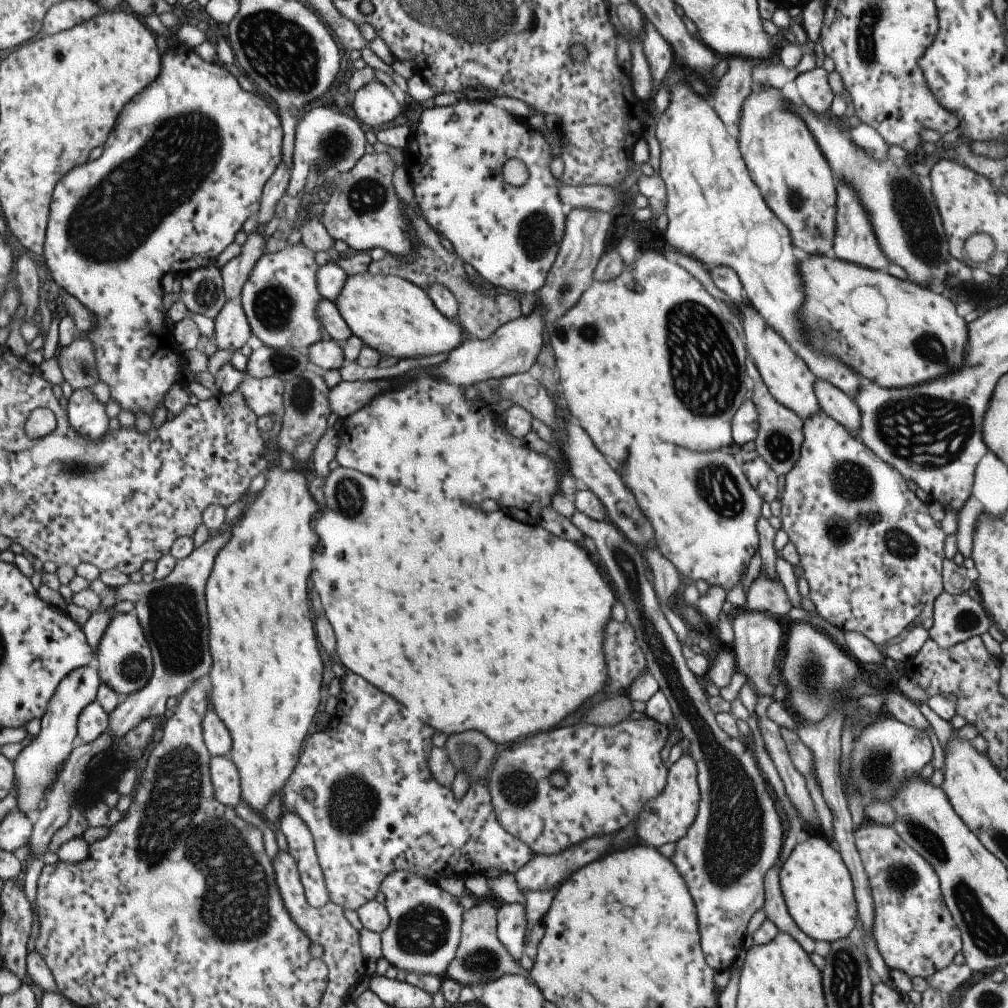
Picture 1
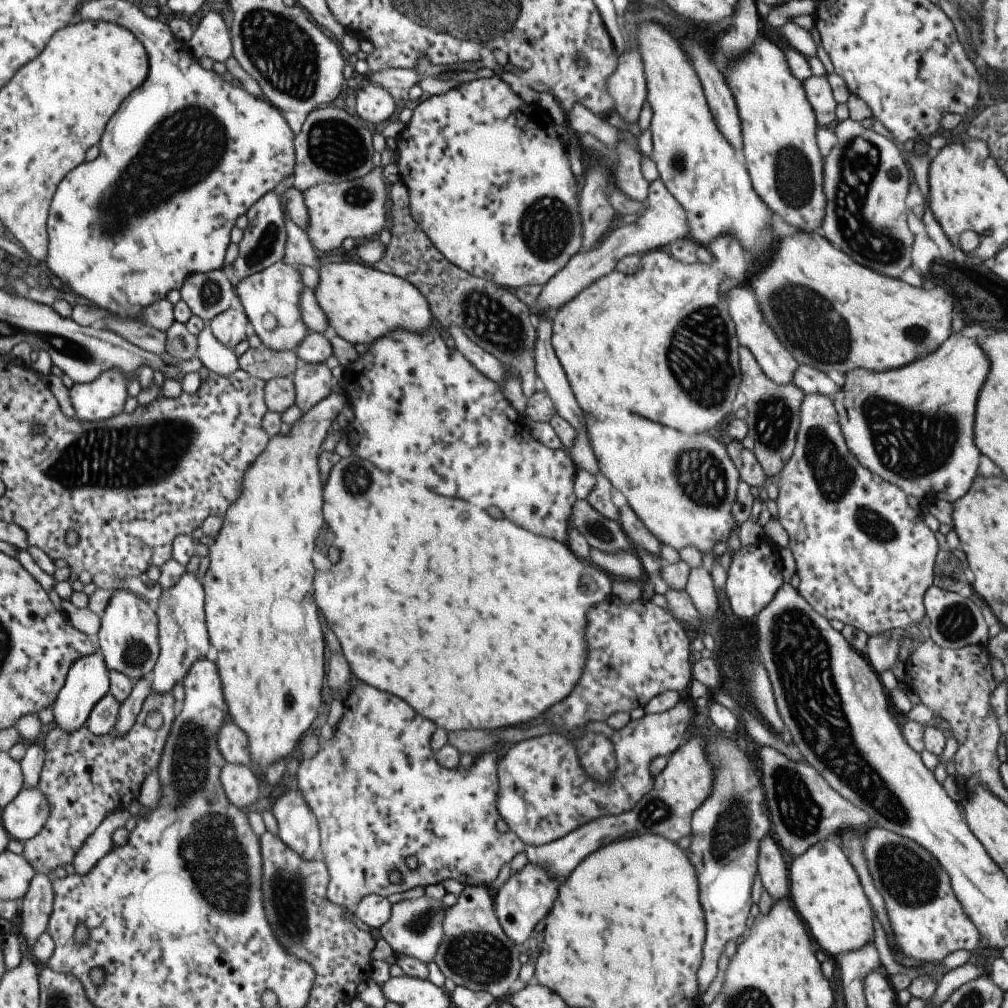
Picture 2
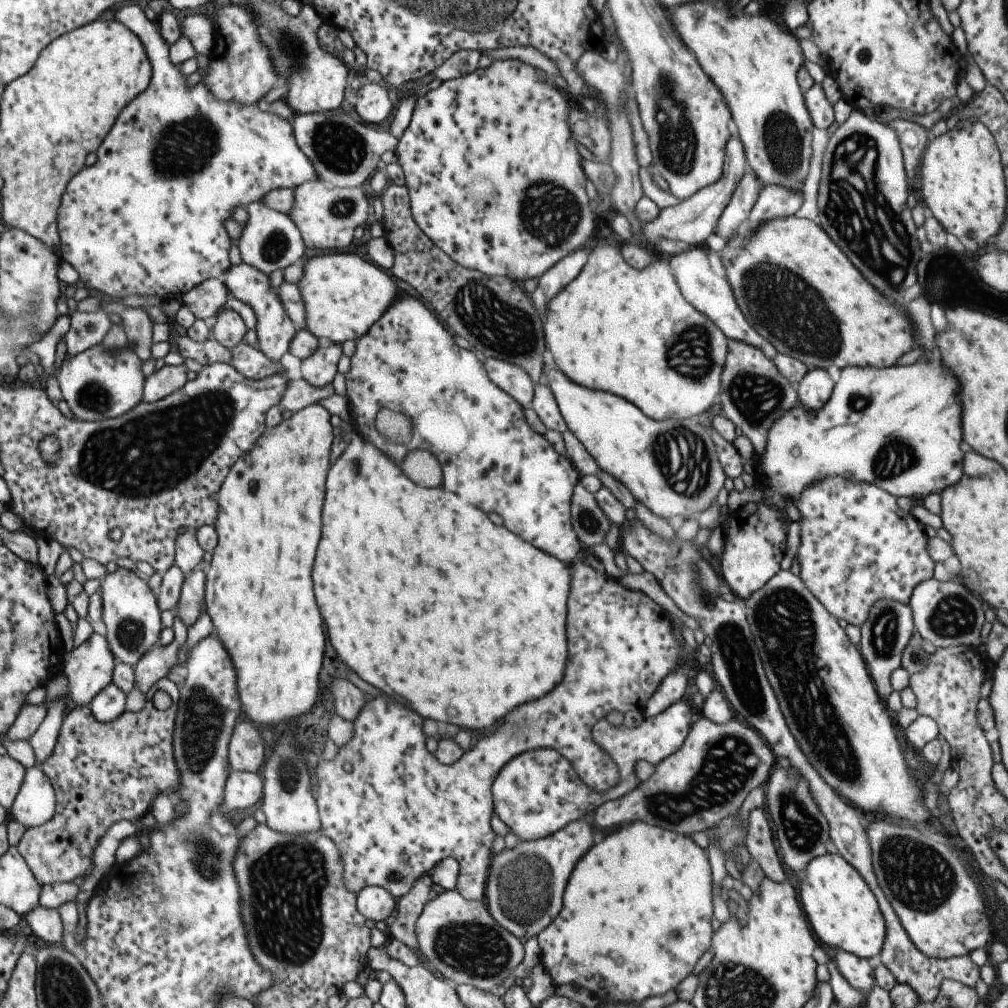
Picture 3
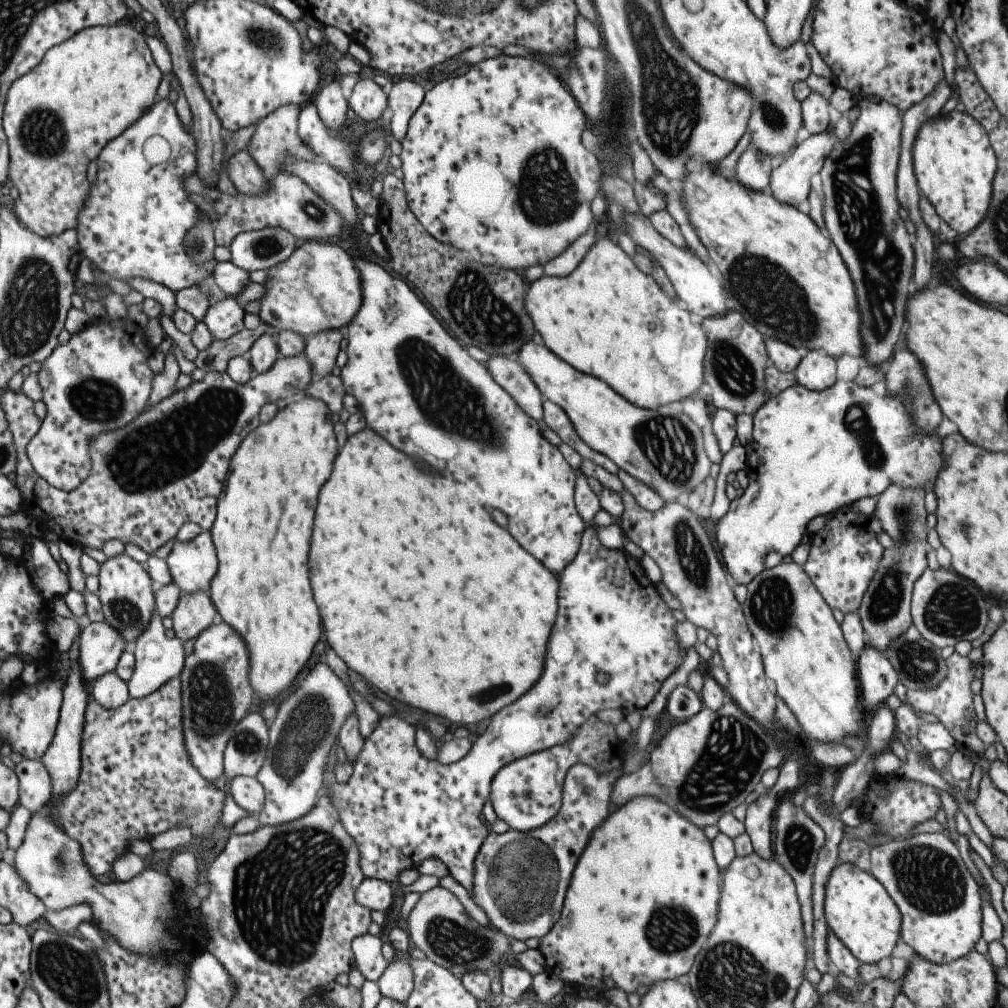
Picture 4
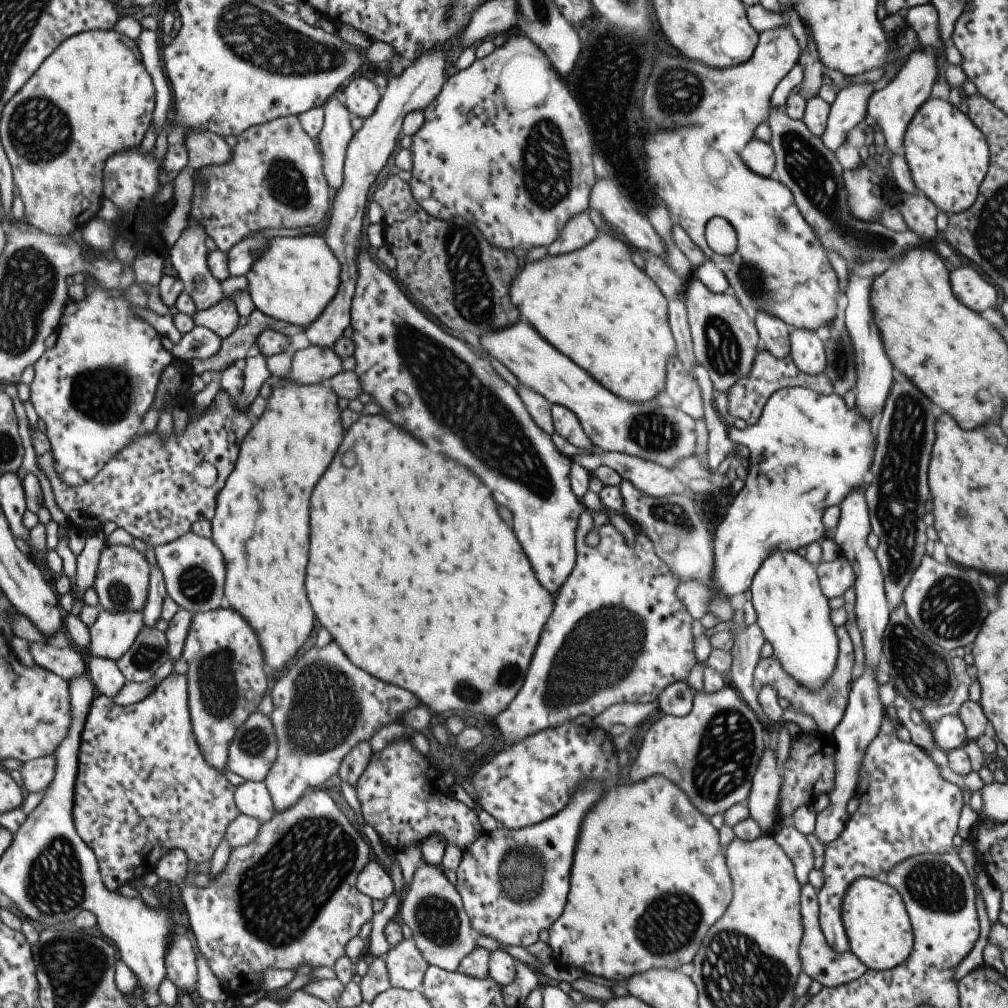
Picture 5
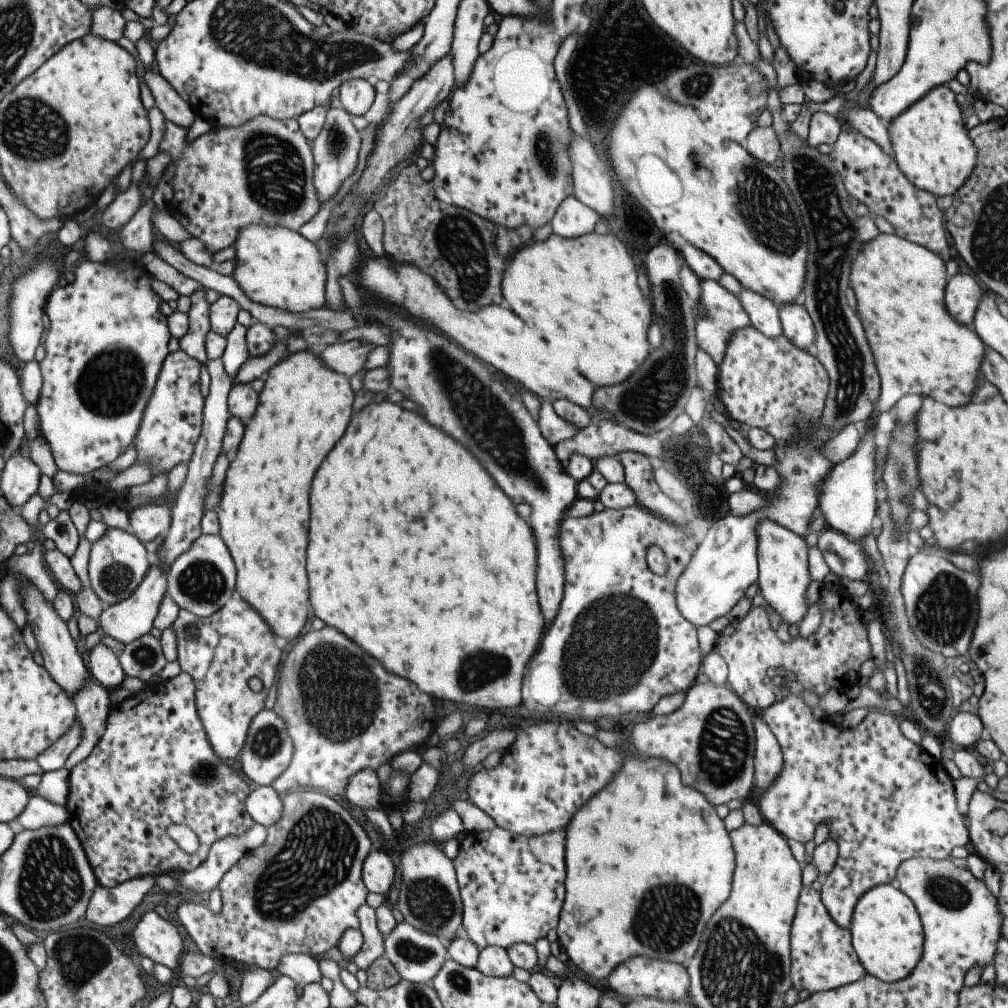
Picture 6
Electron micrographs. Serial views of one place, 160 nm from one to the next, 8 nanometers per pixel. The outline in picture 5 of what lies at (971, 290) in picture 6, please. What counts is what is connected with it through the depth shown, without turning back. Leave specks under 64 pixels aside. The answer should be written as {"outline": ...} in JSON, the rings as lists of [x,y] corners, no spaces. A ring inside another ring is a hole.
{"outline":[[[960,262],[948,271],[951,292],[969,310],[976,313],[994,308],[997,292],[990,282],[985,282],[977,270],[967,262]]]}

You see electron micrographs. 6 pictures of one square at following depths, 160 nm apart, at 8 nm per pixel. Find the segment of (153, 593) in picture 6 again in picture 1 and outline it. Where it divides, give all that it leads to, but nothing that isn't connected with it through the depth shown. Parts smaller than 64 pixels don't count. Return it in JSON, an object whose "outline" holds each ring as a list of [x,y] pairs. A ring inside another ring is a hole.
{"outline":[[[86,665],[67,674],[67,677],[59,682],[58,688],[47,704],[47,709],[43,712],[39,732],[34,737],[28,737],[23,750],[17,752],[15,758],[11,760],[14,779],[17,781],[17,785],[13,787],[17,788],[15,809],[23,812],[23,816],[27,816],[29,810],[42,808],[46,792],[55,783],[57,774],[73,749],[79,710],[95,701],[95,694],[101,684],[94,665]]]}

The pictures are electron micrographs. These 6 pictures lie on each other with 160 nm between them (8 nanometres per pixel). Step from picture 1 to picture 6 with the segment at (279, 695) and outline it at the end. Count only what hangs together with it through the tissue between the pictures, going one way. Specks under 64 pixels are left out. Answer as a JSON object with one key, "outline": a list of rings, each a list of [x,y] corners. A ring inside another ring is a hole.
{"outline":[[[308,346],[307,350],[287,353],[284,359],[266,372],[263,388],[258,393],[257,408],[249,422],[244,424],[242,438],[235,458],[226,468],[215,508],[220,528],[218,535],[228,548],[237,574],[235,592],[261,614],[277,636],[283,636],[279,638],[282,644],[283,640],[286,643],[301,632],[309,614],[305,546],[311,478],[325,454],[341,438],[353,404],[353,392],[347,378],[327,370],[318,354],[311,352],[313,348]]]}

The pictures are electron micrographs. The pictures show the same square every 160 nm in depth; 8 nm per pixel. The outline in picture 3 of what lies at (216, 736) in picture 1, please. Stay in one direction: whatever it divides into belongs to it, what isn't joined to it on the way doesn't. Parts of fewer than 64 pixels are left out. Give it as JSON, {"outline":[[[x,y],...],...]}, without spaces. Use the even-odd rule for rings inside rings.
{"outline":[[[247,718],[237,720],[227,745],[231,770],[250,773],[259,770],[265,758],[264,742],[259,729]]]}

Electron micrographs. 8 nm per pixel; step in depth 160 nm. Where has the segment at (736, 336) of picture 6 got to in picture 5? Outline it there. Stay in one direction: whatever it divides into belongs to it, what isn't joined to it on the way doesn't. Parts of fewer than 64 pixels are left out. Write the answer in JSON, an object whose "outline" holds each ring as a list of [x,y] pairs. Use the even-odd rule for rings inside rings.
{"outline":[[[762,347],[754,354],[750,373],[747,373],[744,379],[739,379],[734,385],[731,385],[730,389],[727,389],[726,412],[734,420],[741,419],[748,426],[754,425],[760,417],[763,405],[771,394],[787,387],[805,387],[822,395],[828,395],[832,392],[830,380],[824,372],[813,376],[805,374],[794,365],[790,355],[785,355],[783,358],[774,357]]]}

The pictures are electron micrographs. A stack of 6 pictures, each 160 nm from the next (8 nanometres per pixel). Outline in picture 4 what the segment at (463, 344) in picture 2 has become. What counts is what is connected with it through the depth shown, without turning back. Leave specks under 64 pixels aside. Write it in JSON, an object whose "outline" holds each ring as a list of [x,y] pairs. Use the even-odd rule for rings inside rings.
{"outline":[[[494,355],[486,359],[485,368],[495,384],[513,398],[520,410],[535,421],[542,420],[541,404],[544,399],[515,358]]]}

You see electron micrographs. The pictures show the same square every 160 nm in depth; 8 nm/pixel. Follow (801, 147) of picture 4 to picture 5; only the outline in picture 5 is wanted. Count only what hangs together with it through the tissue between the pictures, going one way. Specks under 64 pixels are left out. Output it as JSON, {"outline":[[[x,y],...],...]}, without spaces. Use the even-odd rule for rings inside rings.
{"outline":[[[851,83],[836,91],[835,99],[830,104],[826,129],[819,137],[821,142],[834,151],[845,142],[847,132],[855,125],[862,126],[867,121],[867,101],[875,92],[877,85]]]}

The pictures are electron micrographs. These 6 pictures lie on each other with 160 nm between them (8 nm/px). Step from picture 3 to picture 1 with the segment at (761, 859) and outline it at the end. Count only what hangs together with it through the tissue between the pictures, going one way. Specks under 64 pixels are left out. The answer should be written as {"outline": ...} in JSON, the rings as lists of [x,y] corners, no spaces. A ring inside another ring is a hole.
{"outline":[[[777,860],[775,864],[767,870],[767,874],[765,874],[765,878],[763,878],[765,894],[763,910],[765,918],[771,920],[779,932],[789,934],[789,936],[802,947],[802,950],[809,955],[815,950],[815,942],[797,931],[795,924],[793,924],[786,912],[787,908],[785,908],[785,902],[783,902],[783,896],[781,896],[781,890],[779,888],[778,873],[780,869],[781,865]]]}

